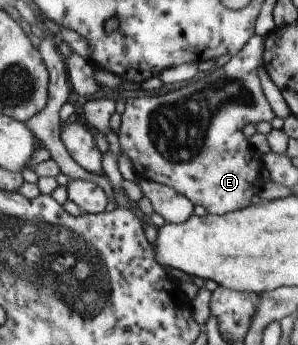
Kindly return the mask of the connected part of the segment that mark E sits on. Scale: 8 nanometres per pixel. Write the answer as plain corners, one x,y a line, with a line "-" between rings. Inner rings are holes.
252,35
224,66
206,72
200,80
165,94
132,96
124,101
125,108
115,135
119,152
129,158
139,179
171,188
193,206
202,206
211,215
223,215
248,205
250,197
260,188
262,166
260,154
249,146
241,128
246,123
262,120
269,123
273,118
257,75
257,68
262,66
262,51
263,38

